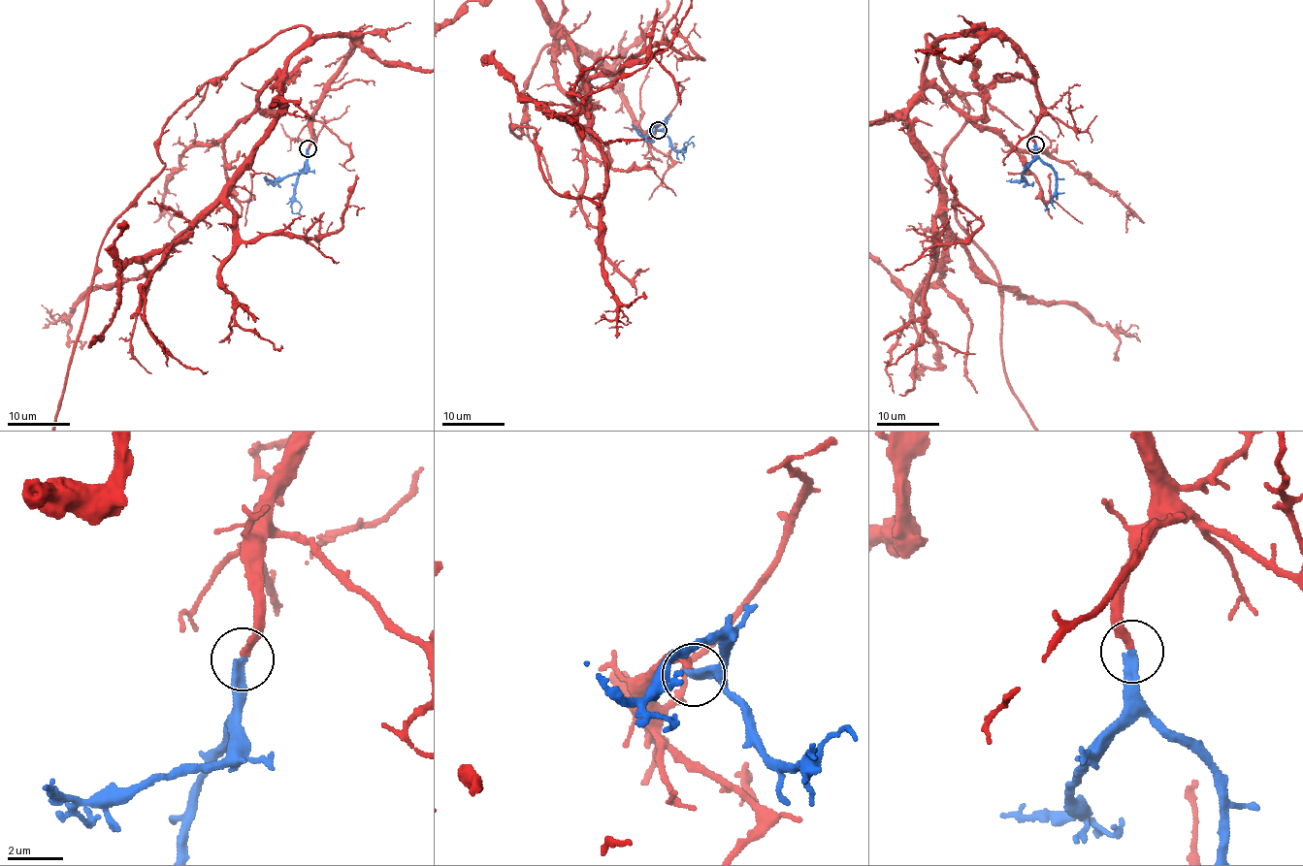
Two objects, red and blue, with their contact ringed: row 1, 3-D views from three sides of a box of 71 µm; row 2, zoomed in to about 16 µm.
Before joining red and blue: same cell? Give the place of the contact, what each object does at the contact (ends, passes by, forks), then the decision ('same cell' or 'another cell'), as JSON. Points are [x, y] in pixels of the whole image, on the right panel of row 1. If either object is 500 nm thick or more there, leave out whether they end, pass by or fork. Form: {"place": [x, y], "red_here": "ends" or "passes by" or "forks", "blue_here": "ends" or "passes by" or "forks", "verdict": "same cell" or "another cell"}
{"place": [1035, 144], "red_here": "ends", "blue_here": "ends", "verdict": "same cell"}

